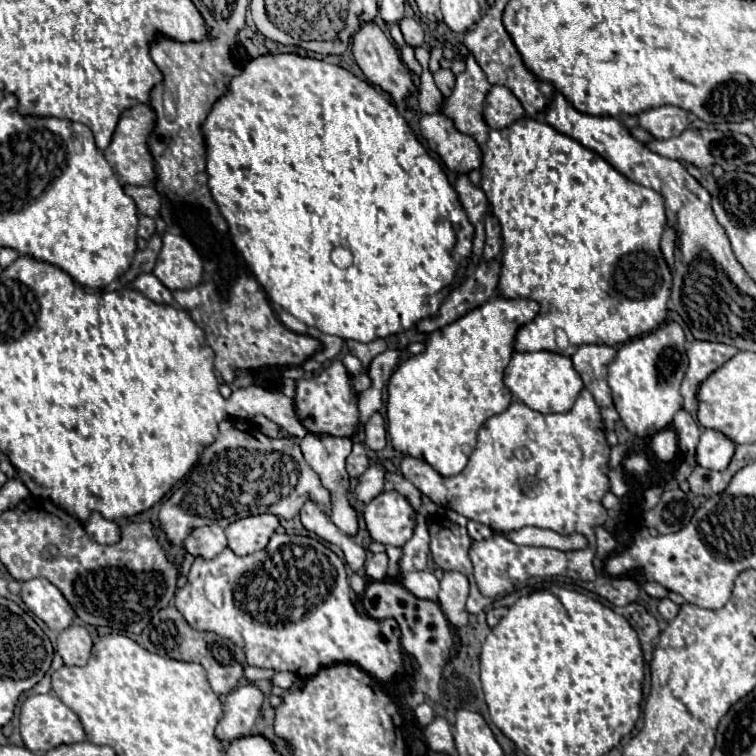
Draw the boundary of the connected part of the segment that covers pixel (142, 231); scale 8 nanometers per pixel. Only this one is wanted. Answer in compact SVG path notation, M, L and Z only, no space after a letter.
M139 217L139 229L137 229L137 235L143 237L143 239L149 239L151 235L155 233L155 221L151 217Z

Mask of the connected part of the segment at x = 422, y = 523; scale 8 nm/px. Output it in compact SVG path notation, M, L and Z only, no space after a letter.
M417 515L417 525L413 531L413 537L403 545L401 569L403 571L425 569L427 559L429 559L429 545L431 545L431 537L427 531L427 519L423 515Z

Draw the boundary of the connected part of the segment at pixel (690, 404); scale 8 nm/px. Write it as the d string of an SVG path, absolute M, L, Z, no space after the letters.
M695 341L689 349L689 369L685 373L685 379L681 383L681 395L685 399L685 409L689 413L697 413L699 401L697 391L701 383L717 371L725 361L729 361L737 353L735 347L723 345L723 343L709 343L709 341Z

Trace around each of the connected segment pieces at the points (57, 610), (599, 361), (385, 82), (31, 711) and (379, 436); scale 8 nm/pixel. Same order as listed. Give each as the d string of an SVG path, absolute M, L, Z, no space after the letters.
M43 577L25 581L21 589L21 599L53 631L61 633L63 629L73 625L75 611L51 581Z
M581 345L577 347L573 367L579 371L585 389L593 395L599 407L611 405L611 389L607 385L607 365L615 357L615 349L609 345Z
M363 21L359 31L353 35L353 55L365 77L379 85L383 91L387 91L395 101L401 101L409 95L413 81L409 75L409 69L403 65L399 49L389 41L389 37L373 23L373 21Z
M31 695L25 699L21 707L21 737L29 751L33 753L47 753L59 745L73 745L85 741L85 731L79 717L55 695Z
M377 411L365 425L365 445L373 451L381 451L387 443L387 431L385 431L385 419Z

